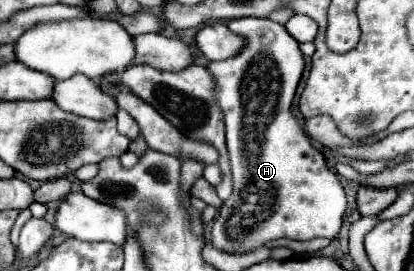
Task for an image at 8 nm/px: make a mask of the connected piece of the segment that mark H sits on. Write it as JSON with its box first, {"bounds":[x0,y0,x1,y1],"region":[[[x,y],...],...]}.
{"bounds":[207,18,347,252],"region":[[[237,18],[229,20],[229,30],[245,38],[241,54],[221,62],[209,62],[207,70],[217,82],[213,100],[225,114],[227,128],[227,150],[233,170],[233,194],[219,208],[213,220],[211,244],[223,252],[249,252],[263,246],[267,240],[291,238],[291,240],[313,240],[313,238],[335,238],[343,214],[347,208],[345,192],[337,180],[337,174],[325,164],[321,150],[311,146],[303,126],[291,114],[291,102],[305,70],[305,56],[299,50],[297,40],[285,30],[285,26],[267,18]]]}

